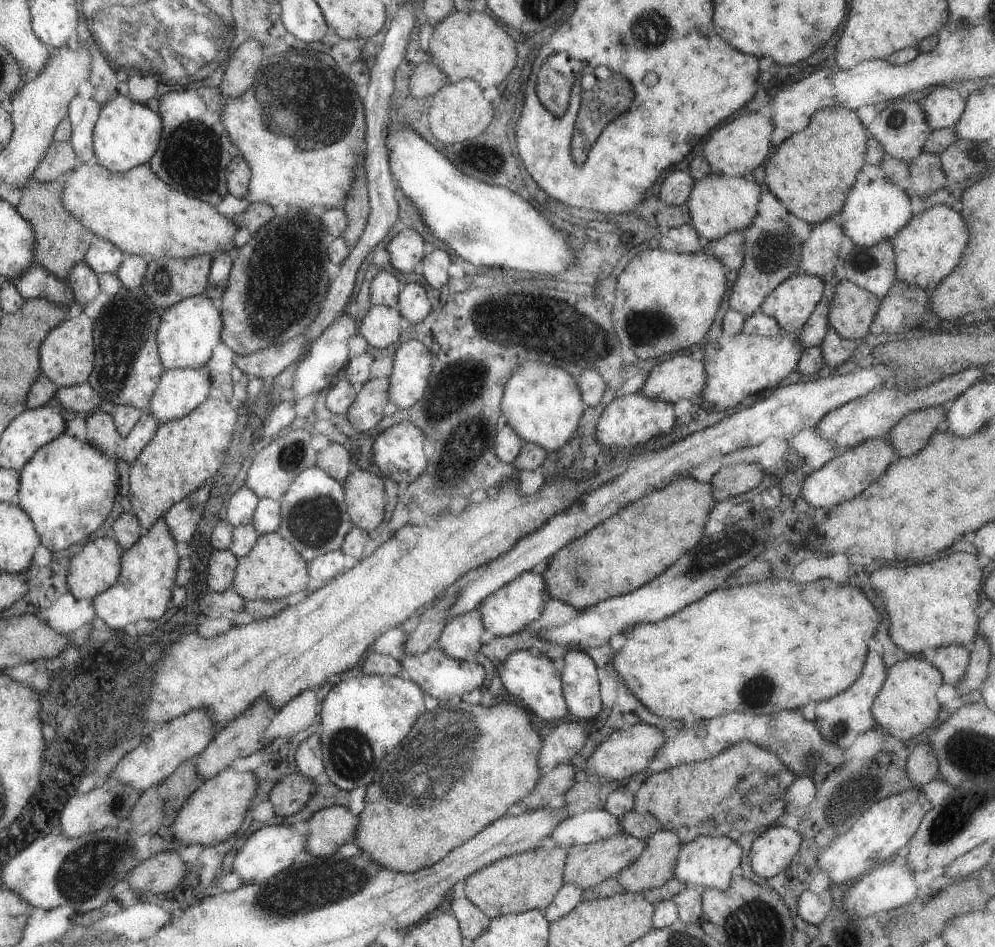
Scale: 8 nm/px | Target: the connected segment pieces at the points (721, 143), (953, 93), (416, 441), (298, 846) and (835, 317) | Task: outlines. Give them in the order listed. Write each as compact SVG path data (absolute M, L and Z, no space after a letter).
M762 110L758 112L761 112L761 114L745 114L745 116L739 116L737 120L729 122L729 124L723 124L723 126L719 126L717 130L713 130L713 132L705 138L705 142L703 142L703 146L701 146L700 156L693 158L693 160L689 162L687 166L689 176L691 176L694 181L703 178L703 176L709 172L719 175L747 177L759 164L763 164L765 158L769 156L769 150L772 150L769 139L771 132L774 130L774 125L769 122L769 118Z
M937 86L917 101L931 131L952 127L963 112L966 97L949 86Z
M399 422L380 432L373 440L371 462L375 463L381 476L386 476L400 485L407 485L420 476L427 466L426 438L414 424Z
M264 825L248 836L241 848L237 850L235 858L231 862L231 872L241 876L244 883L261 884L267 882L269 878L273 878L294 863L297 854L305 850L305 838L307 836L301 836L290 825Z
M843 279L831 292L827 324L841 338L860 341L868 333L869 324L877 312L880 298Z

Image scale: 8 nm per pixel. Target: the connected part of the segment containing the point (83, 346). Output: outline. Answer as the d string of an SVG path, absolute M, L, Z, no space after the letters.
M83 311L73 318L63 319L54 326L41 341L38 350L40 374L57 388L85 383L94 362L92 343L93 320Z

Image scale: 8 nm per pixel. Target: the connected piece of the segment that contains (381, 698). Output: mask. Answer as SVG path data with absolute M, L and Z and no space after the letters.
M357 674L329 690L319 706L319 733L309 735L293 753L296 772L313 781L321 772L341 790L367 786L379 761L401 744L413 722L425 711L425 694L401 676Z

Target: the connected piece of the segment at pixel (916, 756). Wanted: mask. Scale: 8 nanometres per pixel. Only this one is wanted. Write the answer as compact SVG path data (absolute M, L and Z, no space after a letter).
M926 740L919 743L909 753L904 767L907 778L915 786L921 787L922 784L935 778L935 774L937 774L937 758L935 758L935 754L929 748Z

